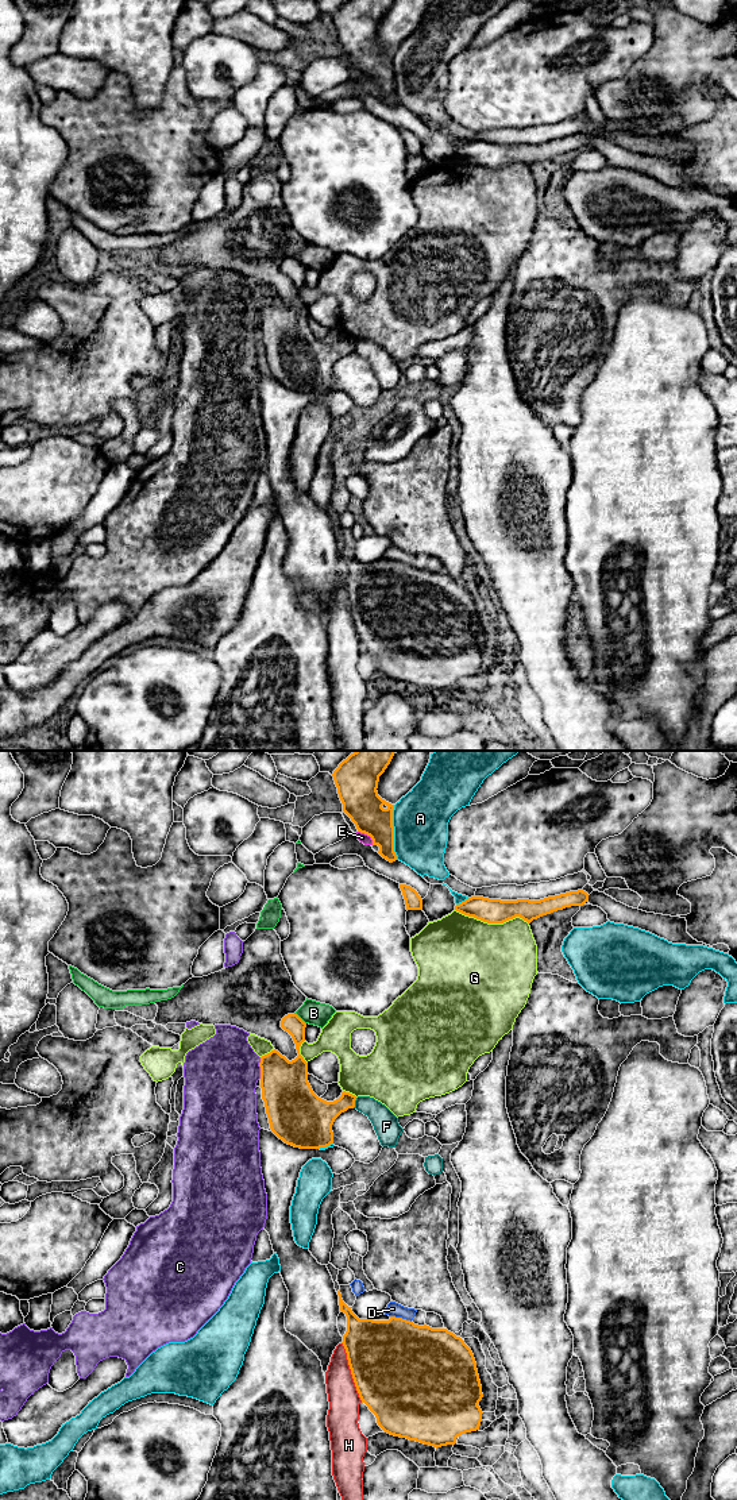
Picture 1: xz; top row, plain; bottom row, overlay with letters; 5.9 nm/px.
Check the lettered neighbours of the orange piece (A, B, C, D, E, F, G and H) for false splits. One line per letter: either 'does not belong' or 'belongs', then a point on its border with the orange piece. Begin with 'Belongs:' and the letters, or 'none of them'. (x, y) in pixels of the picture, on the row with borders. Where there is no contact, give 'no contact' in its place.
Belongs: none of them
A: does not belong; meets orange in xz at (393, 832)
B: does not belong; meets orange in xz at (300, 1018)
C: does not belong; meets orange in xz at (261, 1068)
D: does not belong; meets orange in xz at (401, 1318)
E: does not belong; meets orange in xz at (367, 835)
F: does not belong; meets orange in xz at (354, 1103)
G: does not belong; meets orange in xz at (492, 922)
H: does not belong; meets orange in xz at (351, 1372)

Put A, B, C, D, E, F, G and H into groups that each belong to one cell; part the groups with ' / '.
A / B / C / D / E / F / G / H

